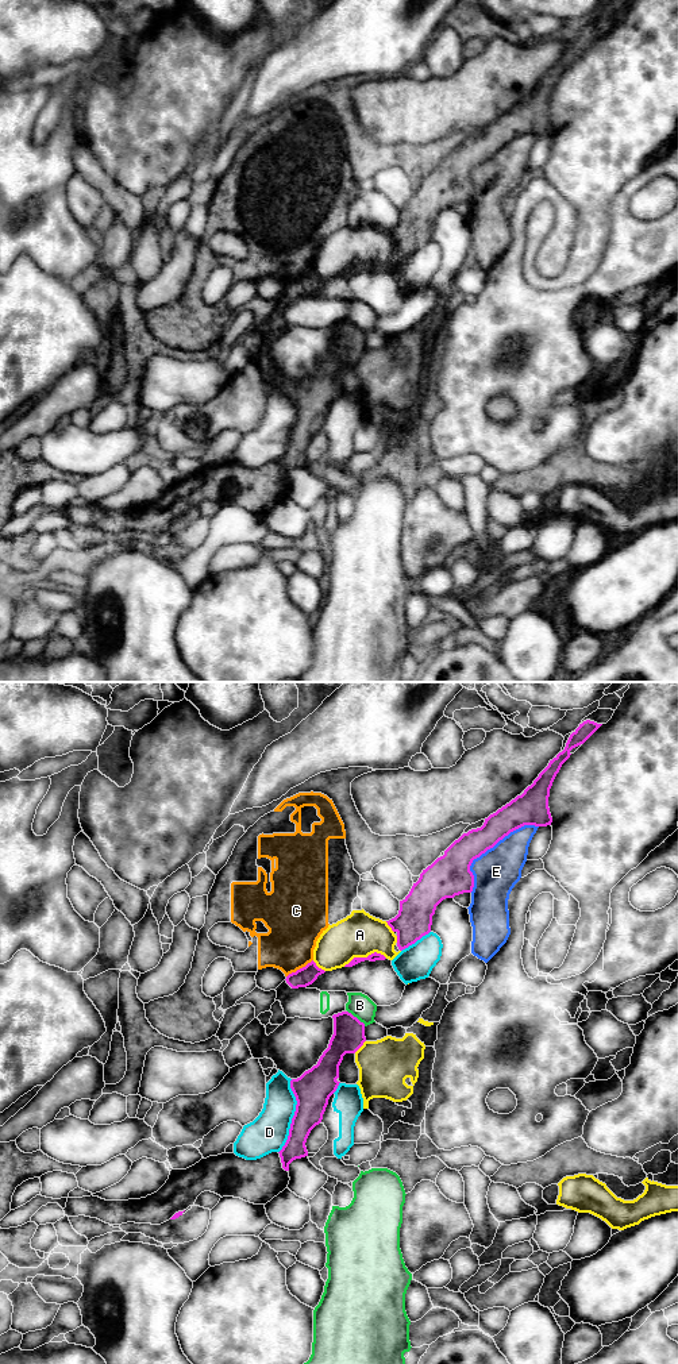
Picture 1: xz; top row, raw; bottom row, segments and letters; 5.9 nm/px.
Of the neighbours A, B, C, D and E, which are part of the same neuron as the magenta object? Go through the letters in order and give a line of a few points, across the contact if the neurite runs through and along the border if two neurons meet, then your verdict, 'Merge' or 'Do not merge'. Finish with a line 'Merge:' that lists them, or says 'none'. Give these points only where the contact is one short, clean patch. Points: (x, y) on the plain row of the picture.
A: Do not merge
B: Line: xz (347, 319), (365, 334). Do not merge
C: Line: xz (312, 268), (287, 285). Do not merge
D: Do not merge
E: Do not merge
Merge: none

